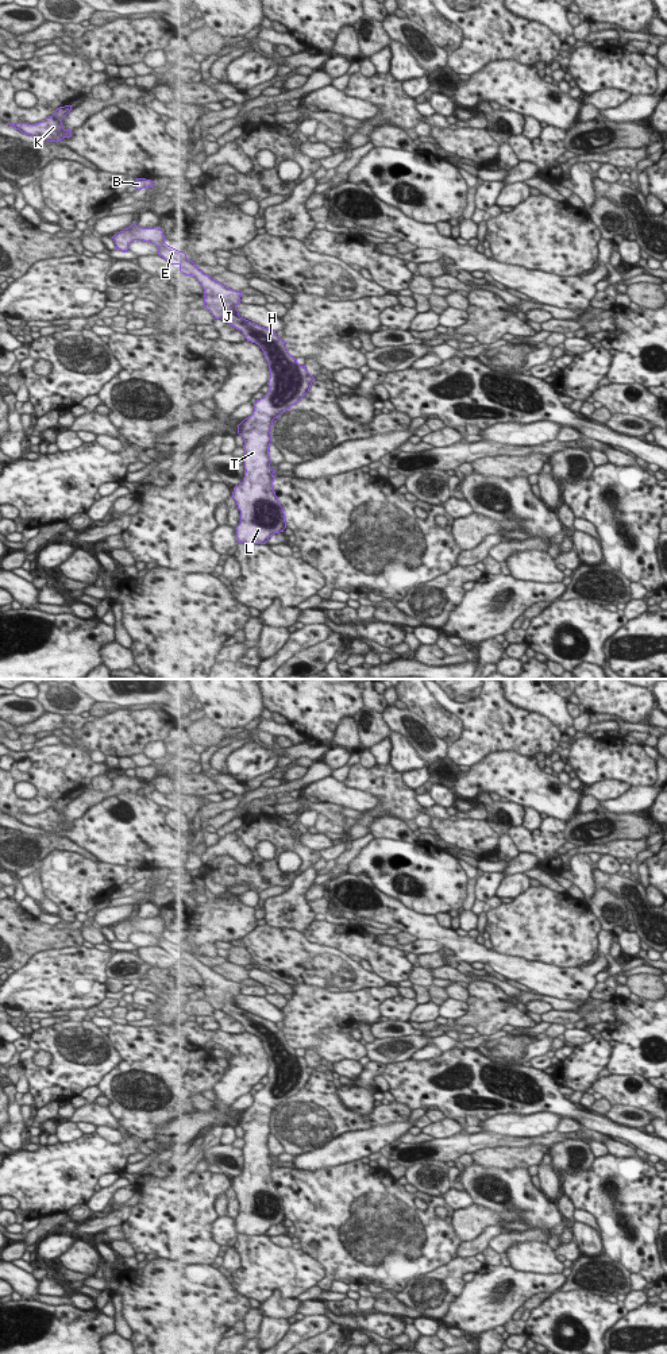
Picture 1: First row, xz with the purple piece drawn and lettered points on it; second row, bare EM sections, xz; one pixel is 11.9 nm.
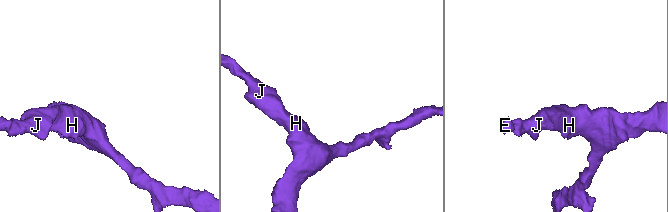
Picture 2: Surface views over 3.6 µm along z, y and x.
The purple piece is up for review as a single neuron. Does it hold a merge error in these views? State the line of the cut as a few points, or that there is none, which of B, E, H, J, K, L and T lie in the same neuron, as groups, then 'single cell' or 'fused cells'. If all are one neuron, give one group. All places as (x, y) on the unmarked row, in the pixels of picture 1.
no cut | B E H J K L T | single cell

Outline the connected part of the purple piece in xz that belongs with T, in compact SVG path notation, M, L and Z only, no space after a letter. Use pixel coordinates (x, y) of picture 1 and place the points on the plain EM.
M132 914L128 919L113 926L112 930L116 936L116 941L122 942L127 942L128 936L134 931L155 936L159 948L165 949L171 956L178 956L182 965L197 969L204 980L204 998L215 1007L215 1010L227 1012L230 1017L242 1022L247 1033L255 1034L262 1039L270 1060L270 1071L267 1073L270 1083L261 1091L257 1091L252 1106L238 1116L238 1125L244 1131L244 1147L242 1150L244 1153L246 1164L243 1173L234 1179L232 1189L236 1192L238 1200L240 1201L240 1215L235 1219L238 1234L266 1235L270 1227L284 1223L286 1219L284 1199L279 1196L278 1188L273 1181L273 1172L275 1170L273 1165L275 1161L270 1158L271 1152L269 1147L273 1111L278 1110L284 1102L290 1100L292 1096L297 1095L309 1083L315 1069L308 1064L305 1057L300 1057L297 1050L288 1044L285 1031L279 1030L275 1022L261 1018L239 1007L236 996L240 995L242 983L230 980L198 961L196 954L189 952L184 942L178 942L165 934L162 921L158 918L142 919Z

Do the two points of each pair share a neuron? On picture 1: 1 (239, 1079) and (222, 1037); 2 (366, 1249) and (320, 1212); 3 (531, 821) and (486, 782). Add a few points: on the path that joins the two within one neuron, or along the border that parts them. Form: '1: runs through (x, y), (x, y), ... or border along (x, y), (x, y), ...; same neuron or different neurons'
1: runs through (239, 1068), (239, 1053), (232, 1046); same neuron
2: runs through (355, 1239), (331, 1215); same neuron
3: border along (525, 806), (532, 806), (539, 813); different neurons

